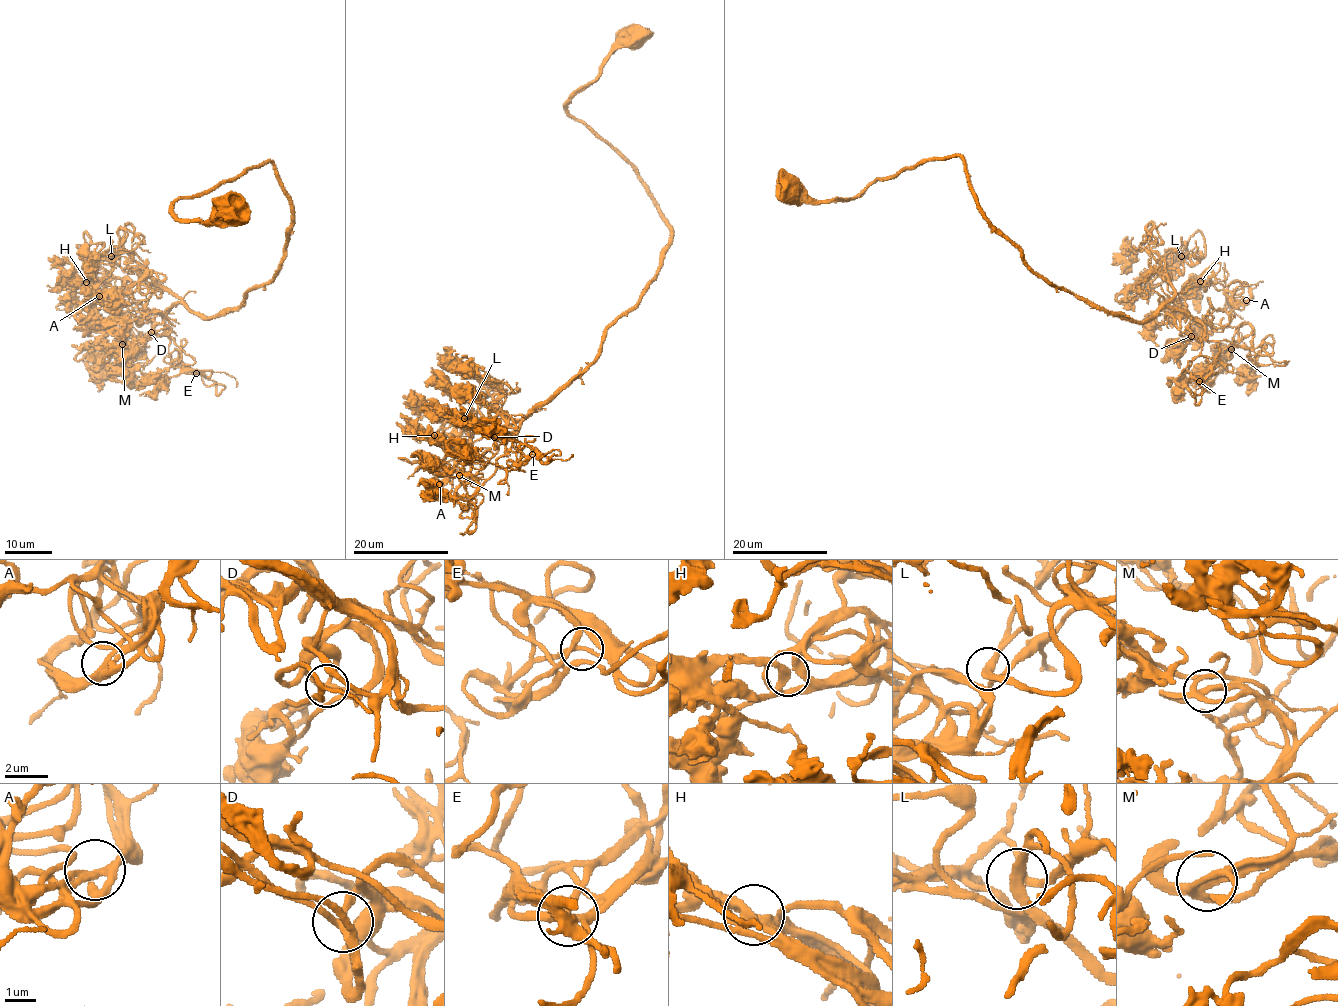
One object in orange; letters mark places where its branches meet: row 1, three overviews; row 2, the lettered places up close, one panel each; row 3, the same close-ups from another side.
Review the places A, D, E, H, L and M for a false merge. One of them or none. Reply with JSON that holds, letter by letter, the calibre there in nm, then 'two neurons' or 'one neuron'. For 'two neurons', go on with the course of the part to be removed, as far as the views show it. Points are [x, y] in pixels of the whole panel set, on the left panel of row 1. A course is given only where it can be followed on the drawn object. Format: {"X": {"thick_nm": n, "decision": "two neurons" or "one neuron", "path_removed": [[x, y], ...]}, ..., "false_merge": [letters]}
{"A": {"thick_nm": 280, "decision": "one neuron"}, "D": {"thick_nm": 240, "decision": "one neuron"}, "E": {"thick_nm": 220, "decision": "one neuron"}, "H": {"thick_nm": 280, "decision": "one neuron"}, "L": {"thick_nm": 260, "decision": "one neuron"}, "M": {"thick_nm": 280, "decision": "one neuron"}, "false_merge": []}

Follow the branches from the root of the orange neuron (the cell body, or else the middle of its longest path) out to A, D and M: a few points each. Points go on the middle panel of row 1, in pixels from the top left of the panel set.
A: (632, 39), (567, 112), (662, 212), (663, 264), (597, 357), (447, 455), (439, 484)
D: (632, 39), (567, 112), (633, 167), (671, 228), (669, 248), (597, 357), (508, 437), (494, 437)
M: (632, 39), (567, 112), (662, 212), (663, 264), (497, 470), (459, 475)

